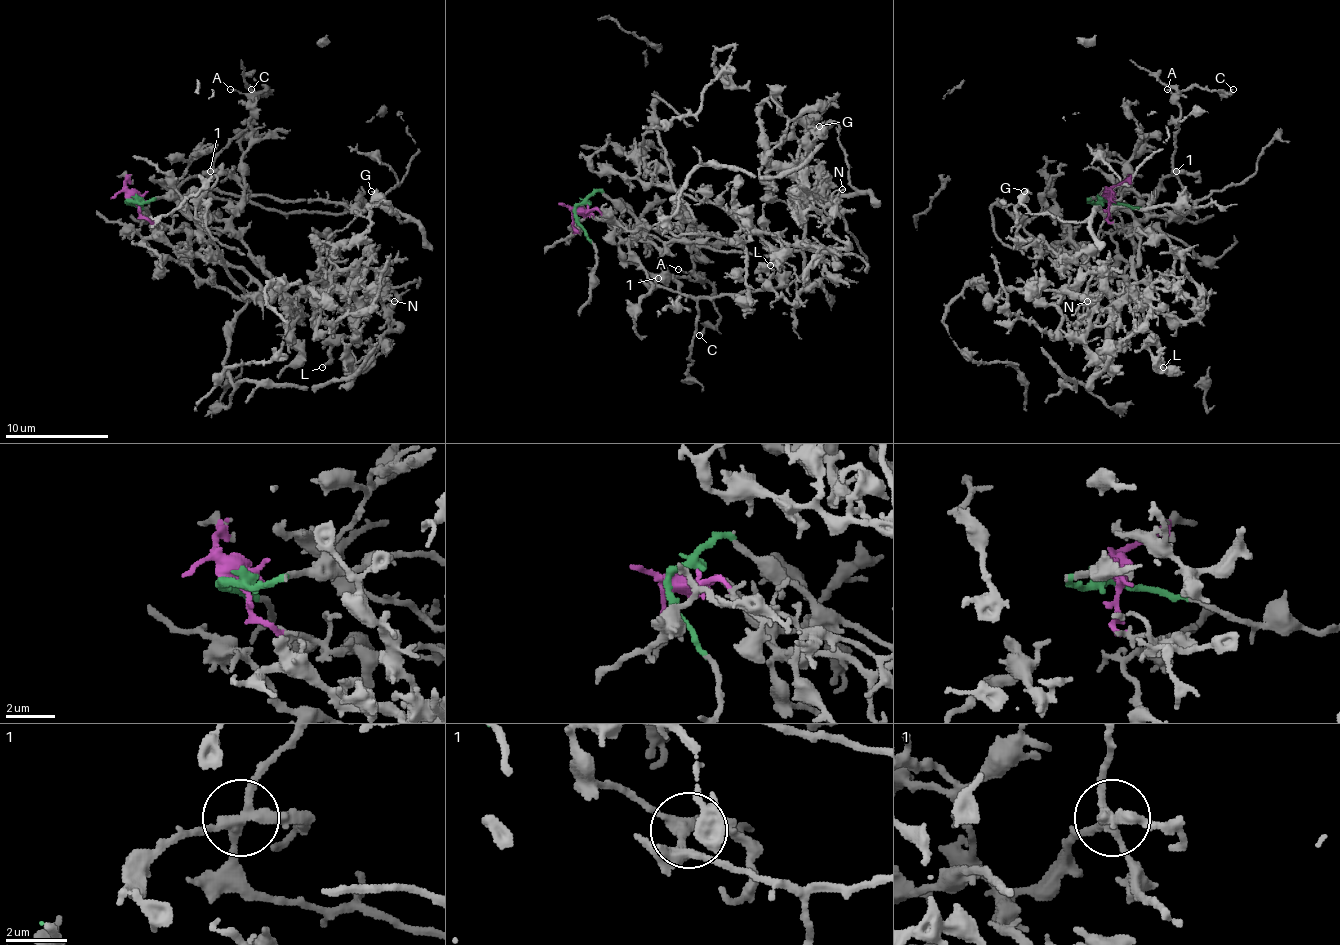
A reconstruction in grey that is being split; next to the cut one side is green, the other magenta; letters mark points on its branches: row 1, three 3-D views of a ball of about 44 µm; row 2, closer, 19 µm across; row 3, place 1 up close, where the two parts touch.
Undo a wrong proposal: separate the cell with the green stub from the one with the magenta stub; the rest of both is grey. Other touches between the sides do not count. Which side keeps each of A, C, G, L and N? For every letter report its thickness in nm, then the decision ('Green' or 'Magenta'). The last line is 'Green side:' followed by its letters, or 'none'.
A: Thickness 110 nm. Green
C: Thickness 200 nm. Green
G: Thickness 500 nm. Green
L: Thickness 130 nm. Magenta
N: Thickness 140 nm. Magenta
Green side: A, C, G

